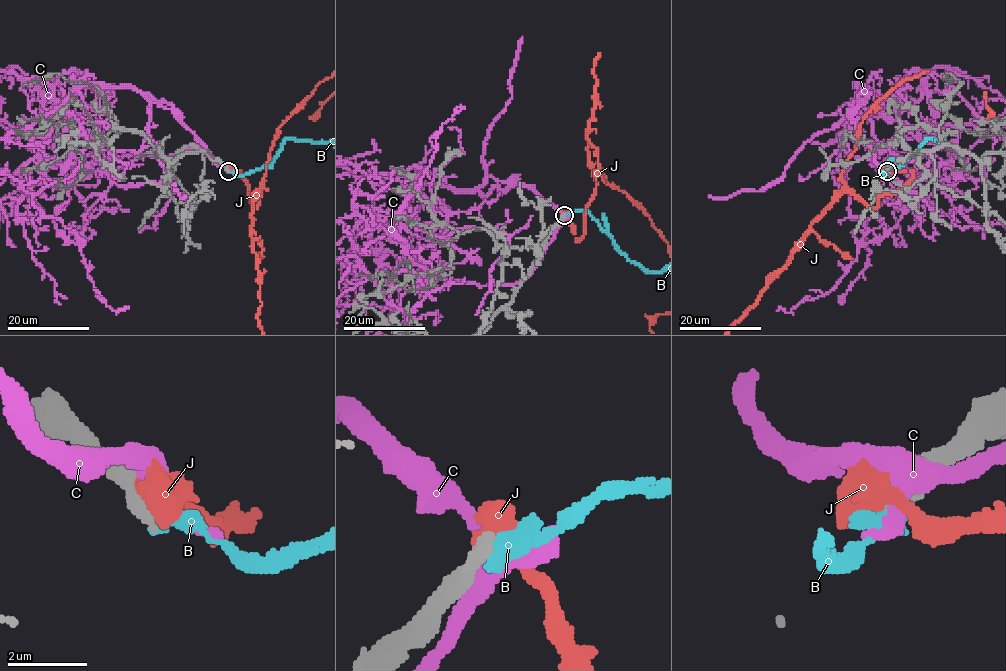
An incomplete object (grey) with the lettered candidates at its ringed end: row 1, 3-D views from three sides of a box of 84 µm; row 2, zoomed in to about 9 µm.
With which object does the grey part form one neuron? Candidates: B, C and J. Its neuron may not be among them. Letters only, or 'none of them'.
none of them

